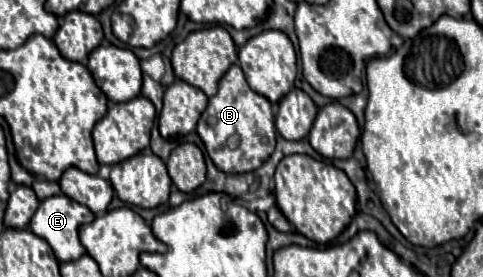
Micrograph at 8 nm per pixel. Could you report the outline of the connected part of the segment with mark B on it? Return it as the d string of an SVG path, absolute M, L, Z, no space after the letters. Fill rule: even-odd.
M230 66L218 84L218 92L210 98L208 108L198 120L198 136L204 142L204 148L210 160L222 172L254 172L264 160L274 152L276 146L276 126L270 102L254 92L240 66ZM236 138L236 140L234 140Z

